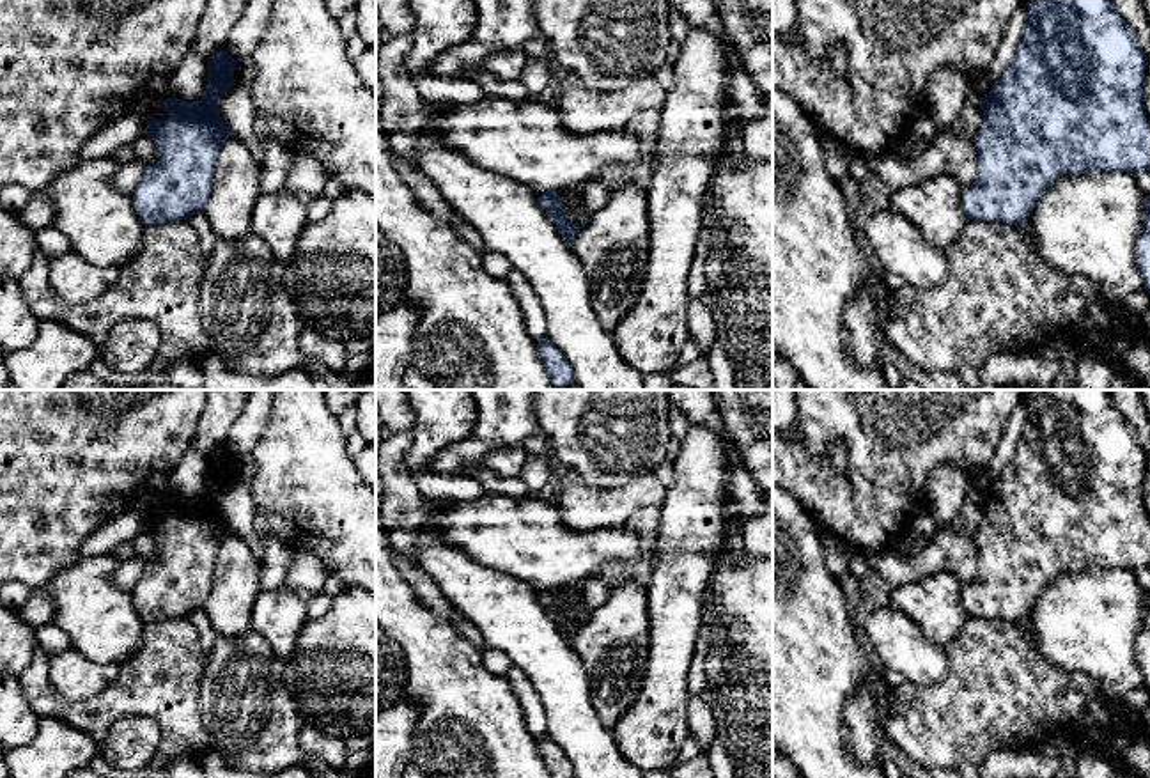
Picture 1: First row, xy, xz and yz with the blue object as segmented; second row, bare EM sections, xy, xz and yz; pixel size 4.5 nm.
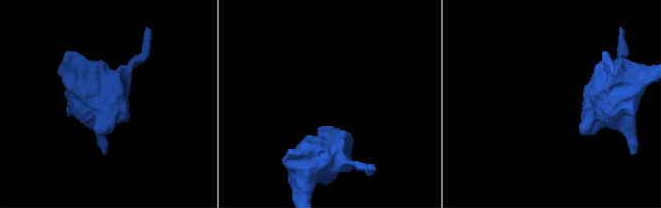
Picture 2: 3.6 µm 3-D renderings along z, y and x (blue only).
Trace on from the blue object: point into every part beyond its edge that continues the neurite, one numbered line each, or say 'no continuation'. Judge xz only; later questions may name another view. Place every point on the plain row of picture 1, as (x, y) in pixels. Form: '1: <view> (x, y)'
no continuation

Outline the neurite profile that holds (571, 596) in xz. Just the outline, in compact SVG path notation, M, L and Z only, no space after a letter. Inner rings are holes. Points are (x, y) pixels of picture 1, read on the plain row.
M585 581L560 587L560 604L567 610L569 620L585 620L590 613L585 597Z

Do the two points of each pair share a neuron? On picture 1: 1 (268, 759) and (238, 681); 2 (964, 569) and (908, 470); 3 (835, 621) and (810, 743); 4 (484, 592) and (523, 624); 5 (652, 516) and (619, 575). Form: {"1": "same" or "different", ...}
{"1": "same", "2": "different", "3": "same", "4": "same", "5": "same"}

